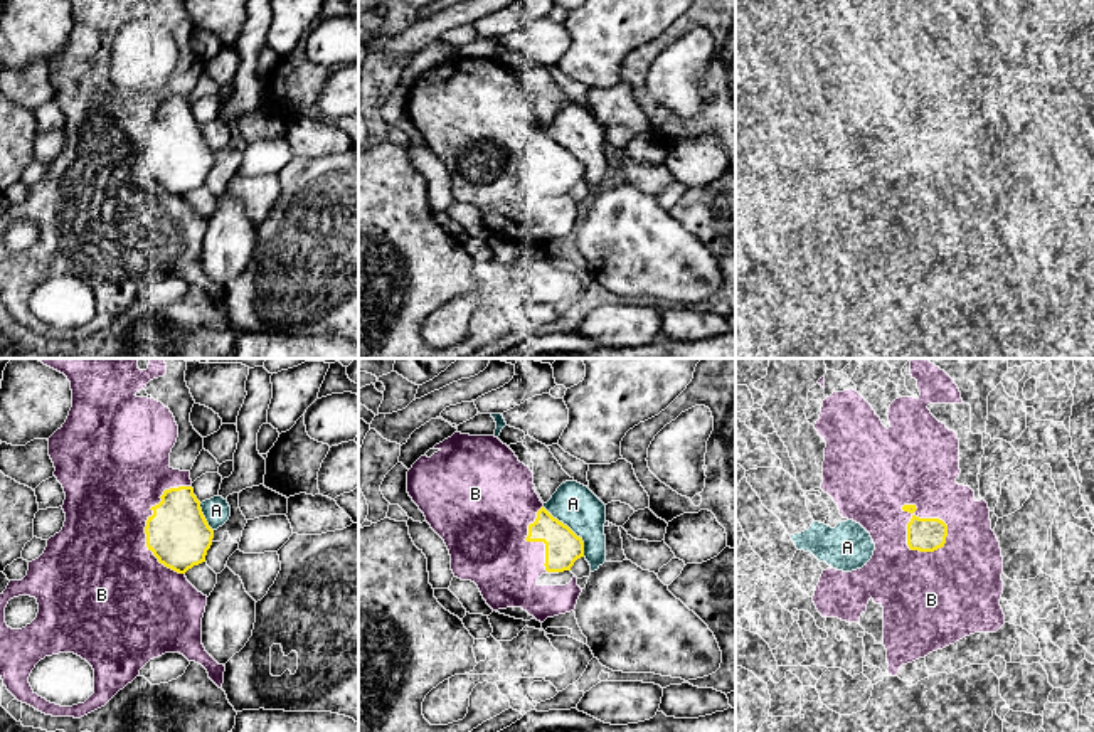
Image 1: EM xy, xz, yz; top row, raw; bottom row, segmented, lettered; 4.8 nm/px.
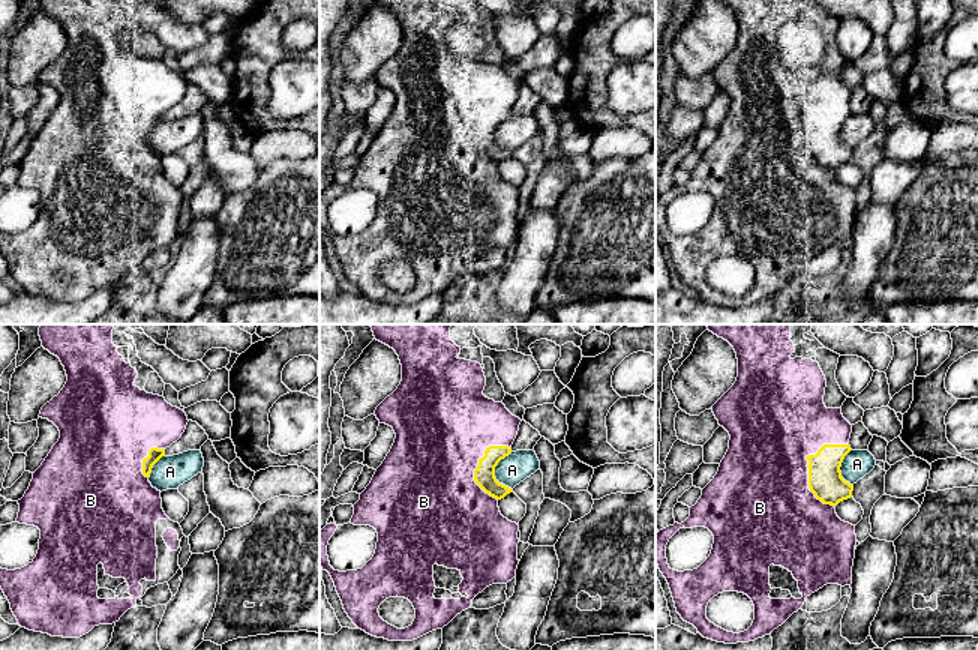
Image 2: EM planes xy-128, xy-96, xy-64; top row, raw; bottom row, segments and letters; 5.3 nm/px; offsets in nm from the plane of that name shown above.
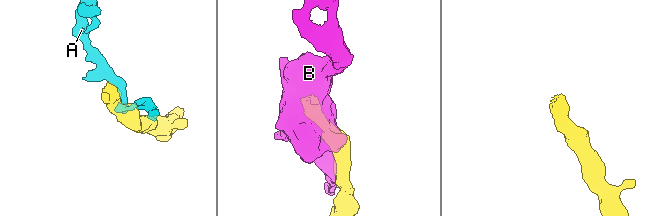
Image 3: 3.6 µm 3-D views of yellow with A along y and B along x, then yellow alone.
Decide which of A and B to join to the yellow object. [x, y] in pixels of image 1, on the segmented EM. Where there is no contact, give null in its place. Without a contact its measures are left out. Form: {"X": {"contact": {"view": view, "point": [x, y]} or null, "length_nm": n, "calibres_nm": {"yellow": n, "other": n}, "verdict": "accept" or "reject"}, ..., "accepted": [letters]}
{"A": {"contact": {"view": "xz", "point": [569, 529]}, "length_nm": 320, "calibres_nm": {"yellow": 180, "other": 200}, "verdict": "reject"}, "B": {"contact": {"view": "yz", "point": [933, 519]}, "length_nm": 280, "calibres_nm": {"yellow": 160, "other": 360}, "verdict": "accept"}, "accepted": ["B"]}

